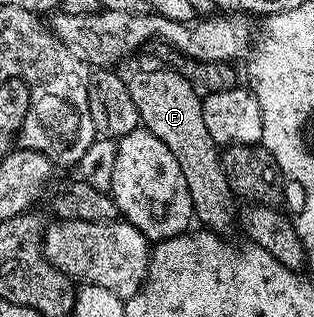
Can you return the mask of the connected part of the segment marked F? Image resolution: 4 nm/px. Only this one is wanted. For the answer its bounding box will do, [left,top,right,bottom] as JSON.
[118,59,238,231]

